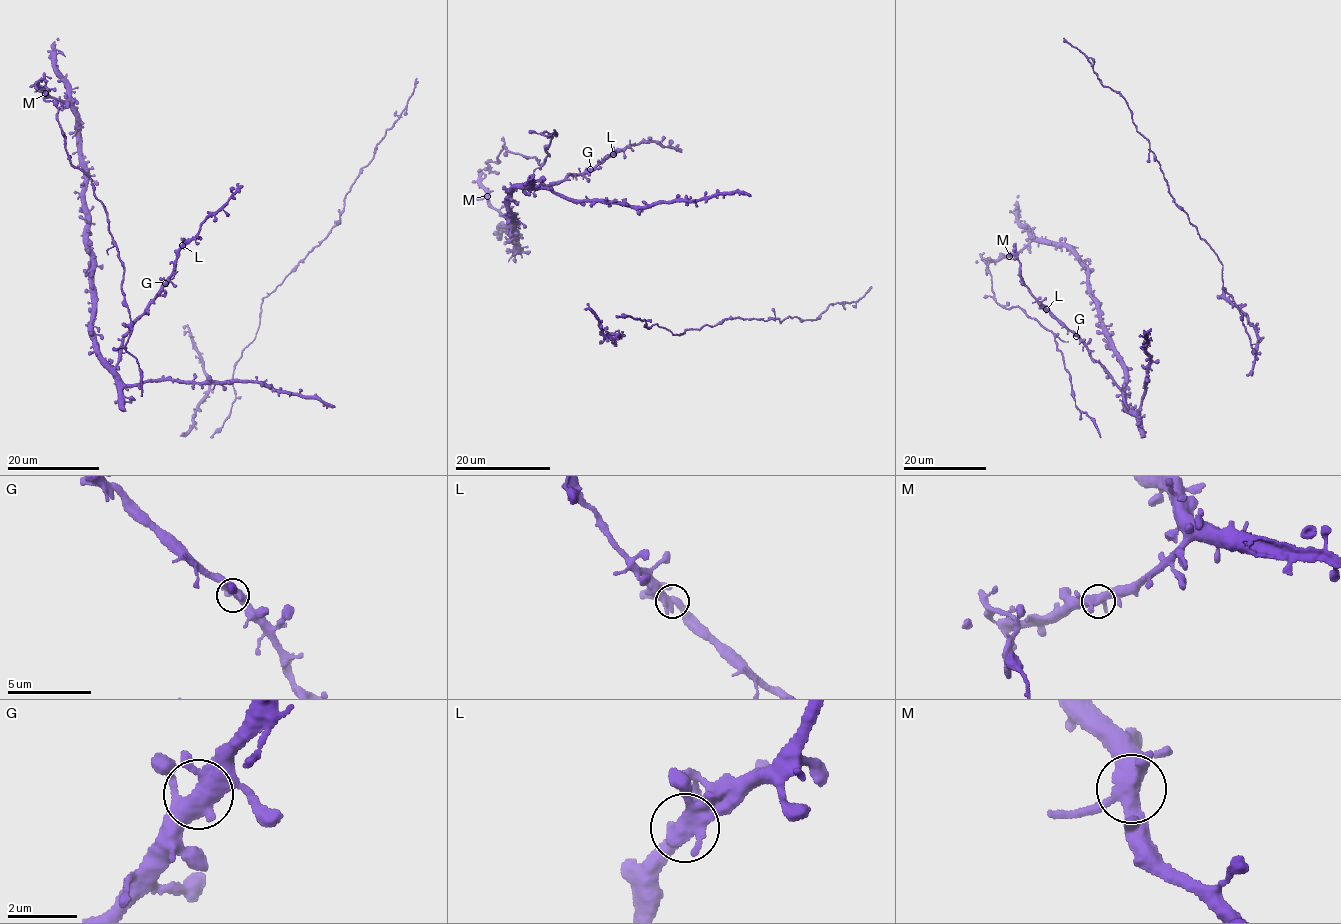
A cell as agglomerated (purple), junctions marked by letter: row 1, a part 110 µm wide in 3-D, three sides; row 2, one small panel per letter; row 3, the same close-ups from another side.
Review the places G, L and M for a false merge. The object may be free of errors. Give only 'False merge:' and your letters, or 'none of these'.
False merge: none of these

